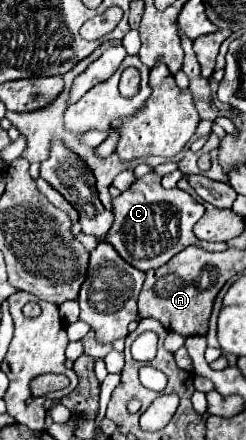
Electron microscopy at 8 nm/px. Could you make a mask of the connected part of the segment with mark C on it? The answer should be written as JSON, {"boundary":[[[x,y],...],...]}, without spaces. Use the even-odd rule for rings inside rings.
{"boundary":[[[151,170],[147,176],[139,178],[131,190],[125,190],[117,198],[113,198],[113,214],[115,222],[107,232],[105,240],[111,244],[117,254],[129,262],[131,266],[147,272],[151,268],[159,268],[167,264],[177,252],[187,246],[201,246],[211,252],[221,252],[227,248],[225,242],[205,242],[193,234],[195,222],[203,216],[205,208],[191,198],[187,192],[179,188],[163,188],[161,178]]]}

